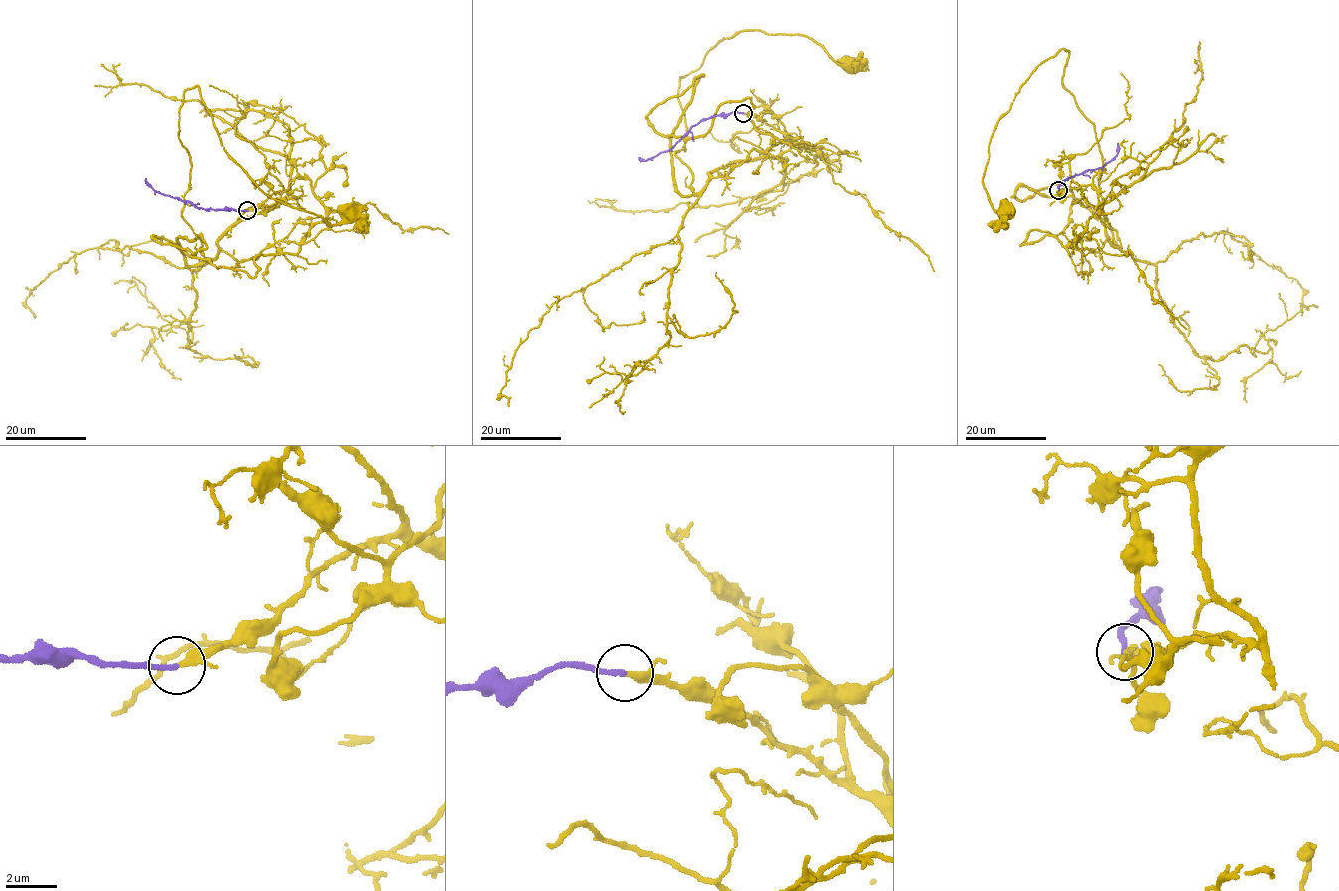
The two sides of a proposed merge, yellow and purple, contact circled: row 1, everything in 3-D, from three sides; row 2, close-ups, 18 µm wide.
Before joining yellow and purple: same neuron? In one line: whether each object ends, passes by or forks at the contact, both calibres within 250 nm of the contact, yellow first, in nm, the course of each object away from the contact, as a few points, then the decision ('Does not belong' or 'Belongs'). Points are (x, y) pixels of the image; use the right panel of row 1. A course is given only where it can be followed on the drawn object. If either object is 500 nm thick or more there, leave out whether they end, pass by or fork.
At the ring yellow passes by. At the ring purple ends. Thickness 240 nm (yellow) against 200 nm. Course of yellow: (1059, 190), (1100, 206), (1120, 244), (1062, 49), (989, 146), (982, 183), (1006, 208). Course of purple: (1059, 190), (1062, 180), (1110, 161), (1117, 153), (1117, 142). Belongs

